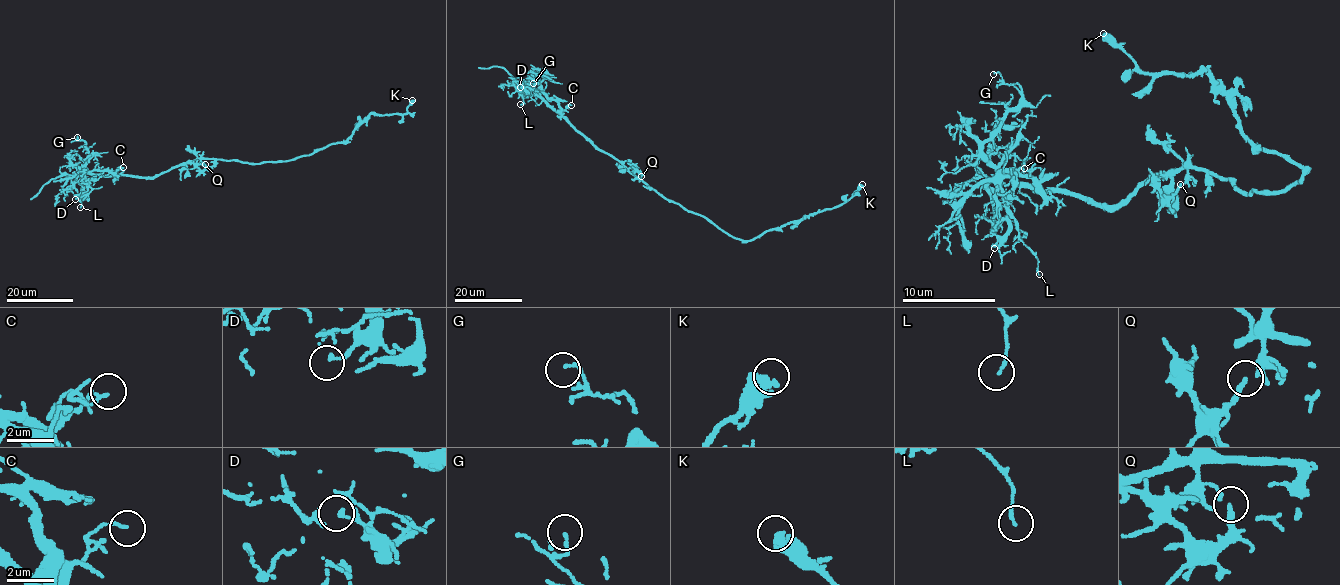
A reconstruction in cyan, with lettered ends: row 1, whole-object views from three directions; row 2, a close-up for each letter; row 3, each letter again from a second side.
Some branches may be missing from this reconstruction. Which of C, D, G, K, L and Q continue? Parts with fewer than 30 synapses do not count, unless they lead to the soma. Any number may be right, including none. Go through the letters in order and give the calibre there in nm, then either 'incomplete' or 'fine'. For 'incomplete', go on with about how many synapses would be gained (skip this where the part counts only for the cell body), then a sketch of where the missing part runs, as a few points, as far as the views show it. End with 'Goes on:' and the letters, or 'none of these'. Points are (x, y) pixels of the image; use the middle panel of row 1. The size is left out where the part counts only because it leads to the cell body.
C: calibre 110 nm; fine
D: calibre 110 nm; fine
G: calibre 130 nm; fine
K: calibre 460 nm; fine
L: calibre 110 nm; fine
Q: calibre 150 nm; fine
Goes on: none of these

